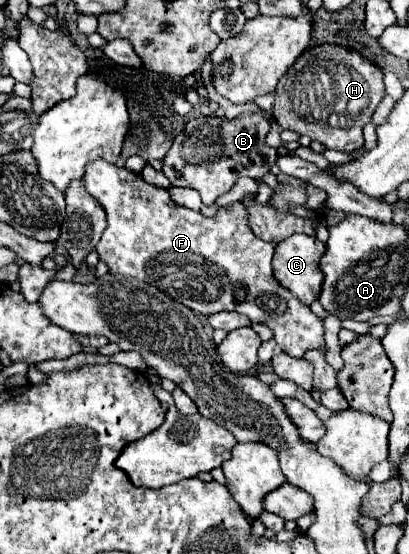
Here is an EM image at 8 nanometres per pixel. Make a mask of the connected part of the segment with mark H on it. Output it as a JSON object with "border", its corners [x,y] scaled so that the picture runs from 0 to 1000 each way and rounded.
{"border":[[[822,79],[768,83],[685,141],[665,209],[689,231],[787,256],[797,267],[856,278],[890,264],[885,231],[905,220],[919,191],[944,173],[934,137],[924,119],[866,90]]]}

